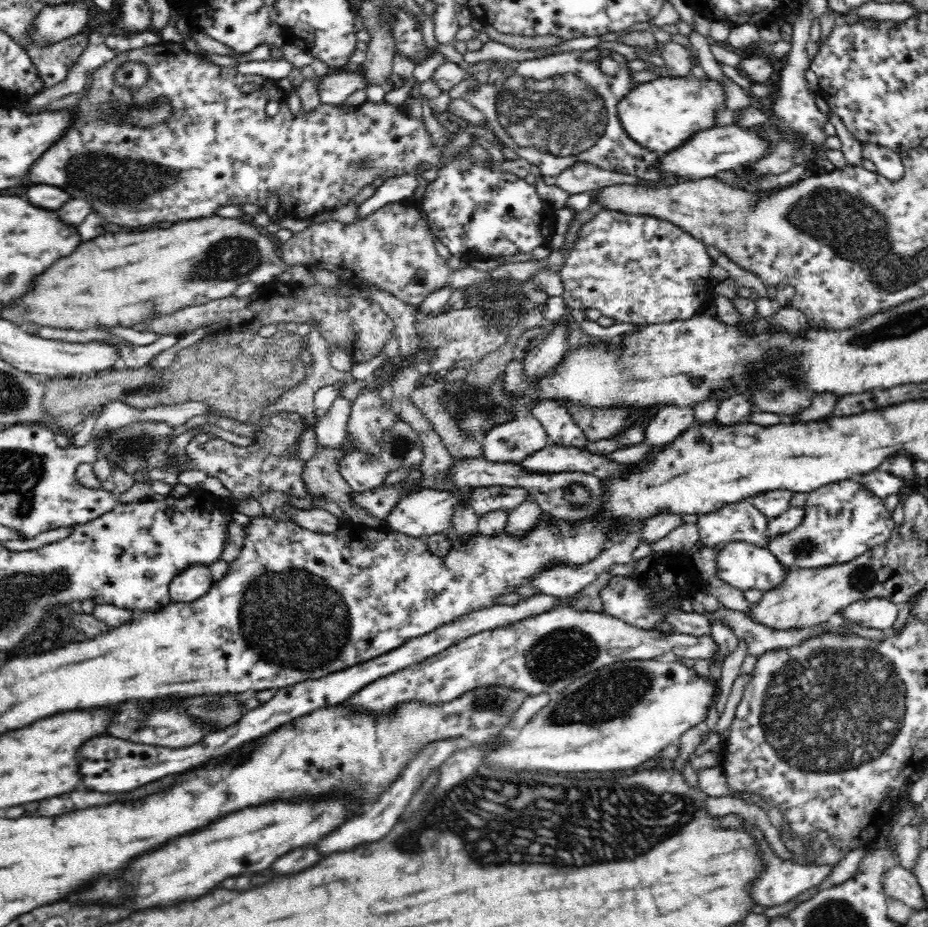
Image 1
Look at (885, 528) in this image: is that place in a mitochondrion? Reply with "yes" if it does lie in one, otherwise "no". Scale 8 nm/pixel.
no

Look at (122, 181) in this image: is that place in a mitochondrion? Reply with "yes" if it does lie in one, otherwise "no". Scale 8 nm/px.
yes

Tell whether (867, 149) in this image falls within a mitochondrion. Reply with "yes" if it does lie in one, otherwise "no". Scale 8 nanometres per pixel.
no

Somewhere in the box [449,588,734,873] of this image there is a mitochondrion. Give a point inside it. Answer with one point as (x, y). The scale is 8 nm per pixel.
(616, 693)

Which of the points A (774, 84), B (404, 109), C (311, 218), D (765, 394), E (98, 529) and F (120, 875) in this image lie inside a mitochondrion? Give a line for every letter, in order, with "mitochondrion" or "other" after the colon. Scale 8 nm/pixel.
A: other
B: other
C: other
D: mitochondrion
E: other
F: other

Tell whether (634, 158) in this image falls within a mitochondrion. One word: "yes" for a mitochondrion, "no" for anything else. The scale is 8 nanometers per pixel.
no

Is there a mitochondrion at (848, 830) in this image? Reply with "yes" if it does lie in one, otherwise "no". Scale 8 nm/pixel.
no

